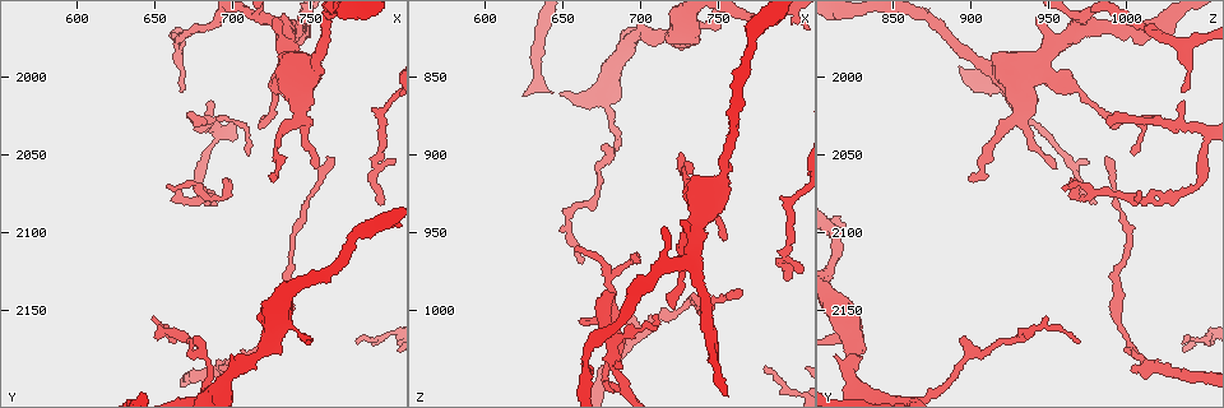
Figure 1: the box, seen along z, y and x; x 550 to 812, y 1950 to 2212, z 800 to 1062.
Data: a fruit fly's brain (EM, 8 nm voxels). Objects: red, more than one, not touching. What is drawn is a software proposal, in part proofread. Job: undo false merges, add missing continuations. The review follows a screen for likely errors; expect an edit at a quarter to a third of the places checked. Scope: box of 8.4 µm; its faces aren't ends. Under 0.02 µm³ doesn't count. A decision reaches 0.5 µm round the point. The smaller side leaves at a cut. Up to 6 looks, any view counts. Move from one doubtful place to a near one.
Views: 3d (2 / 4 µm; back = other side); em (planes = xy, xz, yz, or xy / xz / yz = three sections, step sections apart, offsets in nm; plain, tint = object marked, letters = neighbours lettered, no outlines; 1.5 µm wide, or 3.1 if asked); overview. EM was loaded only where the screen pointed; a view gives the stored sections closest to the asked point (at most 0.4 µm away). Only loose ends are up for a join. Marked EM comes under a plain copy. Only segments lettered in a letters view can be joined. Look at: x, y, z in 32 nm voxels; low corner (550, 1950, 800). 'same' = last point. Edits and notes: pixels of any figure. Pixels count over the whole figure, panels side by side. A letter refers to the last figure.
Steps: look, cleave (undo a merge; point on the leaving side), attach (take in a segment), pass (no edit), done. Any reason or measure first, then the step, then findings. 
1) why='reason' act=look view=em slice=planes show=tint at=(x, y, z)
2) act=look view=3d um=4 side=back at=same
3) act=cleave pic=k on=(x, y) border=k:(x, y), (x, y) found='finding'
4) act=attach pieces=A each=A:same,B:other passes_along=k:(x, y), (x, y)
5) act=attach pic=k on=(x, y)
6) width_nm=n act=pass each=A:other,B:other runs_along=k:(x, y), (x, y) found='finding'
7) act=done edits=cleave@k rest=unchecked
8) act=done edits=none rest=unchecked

why='branch stops here' act=look view=3d um=4 at=(682, 2028, 988)

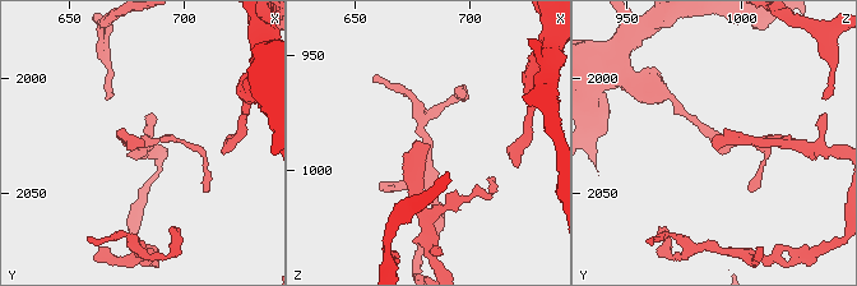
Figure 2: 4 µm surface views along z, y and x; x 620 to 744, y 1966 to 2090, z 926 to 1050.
act=look view=em slice=xz step=8 show=letters at=(683, 2028, 989)

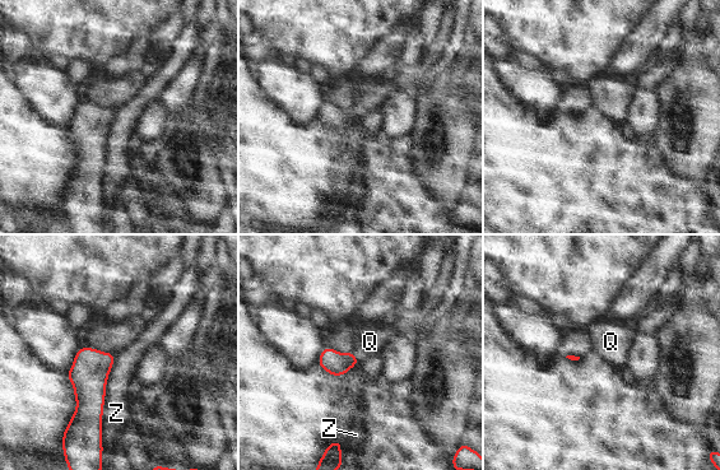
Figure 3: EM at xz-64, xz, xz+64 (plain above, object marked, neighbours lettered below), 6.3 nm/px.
act=look view=em slice=xy step=8 show=letters at=same

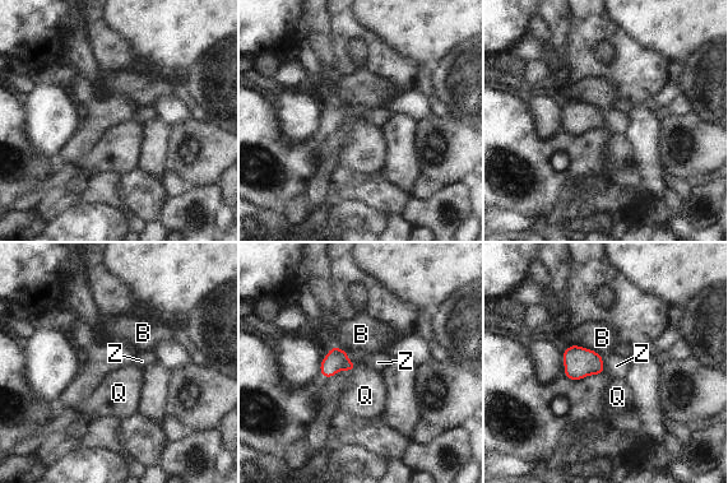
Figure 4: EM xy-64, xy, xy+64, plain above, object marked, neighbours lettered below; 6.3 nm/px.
width_nm=140 act=attach pieces=Q each=B:other,Q:same,Z:other passes_along=4:(337, 360), (355, 367), (365, 395) found='the cell continues'

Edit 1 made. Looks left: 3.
act=look view=overview

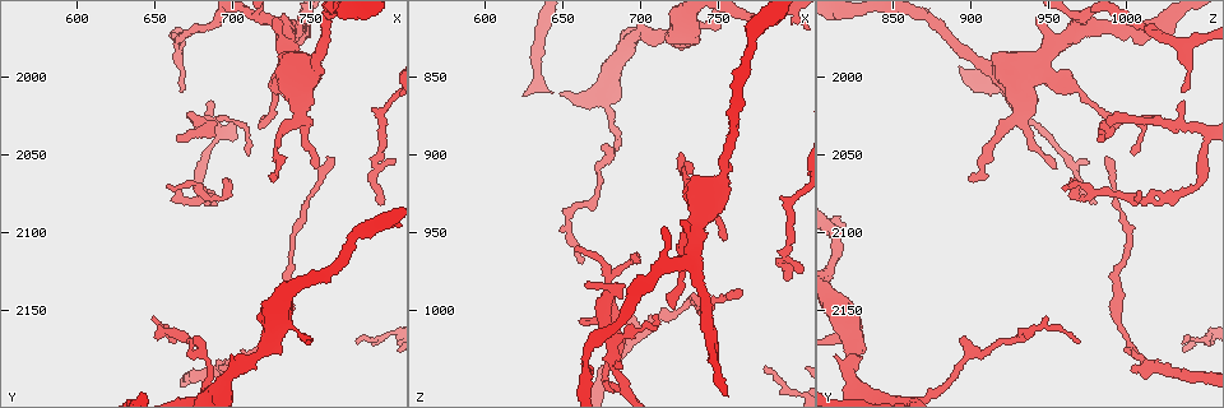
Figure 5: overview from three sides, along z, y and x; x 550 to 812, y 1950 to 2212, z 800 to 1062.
why='branch stops here' act=look view=em slice=planes show=letters at=(666, 2010, 1038)

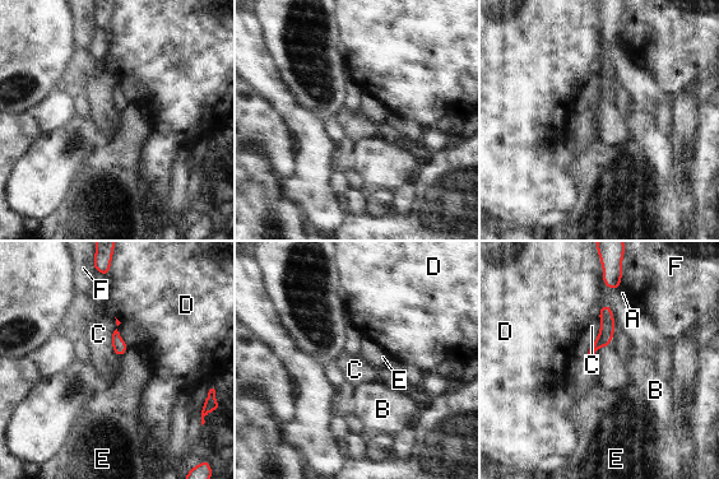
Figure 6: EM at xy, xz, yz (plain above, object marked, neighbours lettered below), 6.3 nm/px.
longest_contact=C:220nm act=pass each=A:other,B:other,C:other,D:other,E:other,F:other found='none of them fits'

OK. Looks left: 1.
why='thin end' act=look view=em slice=planes show=letters at=(760, 2052, 986)

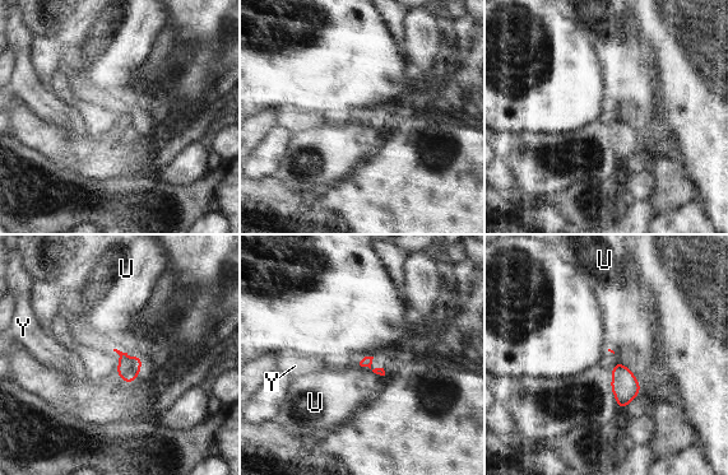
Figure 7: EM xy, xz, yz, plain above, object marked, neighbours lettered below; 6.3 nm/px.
longest_contact=U:190nm act=pass each=U:other,Y:other border=7:(112, 349), (140, 357) found='none of them fits'

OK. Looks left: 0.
act=done edits=attach@4 rest=unchecked

